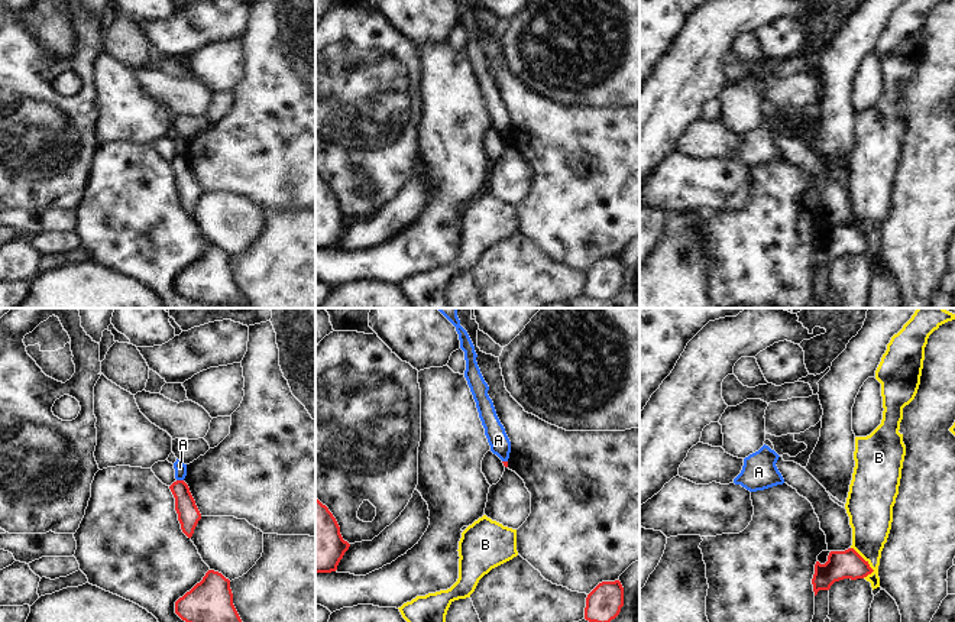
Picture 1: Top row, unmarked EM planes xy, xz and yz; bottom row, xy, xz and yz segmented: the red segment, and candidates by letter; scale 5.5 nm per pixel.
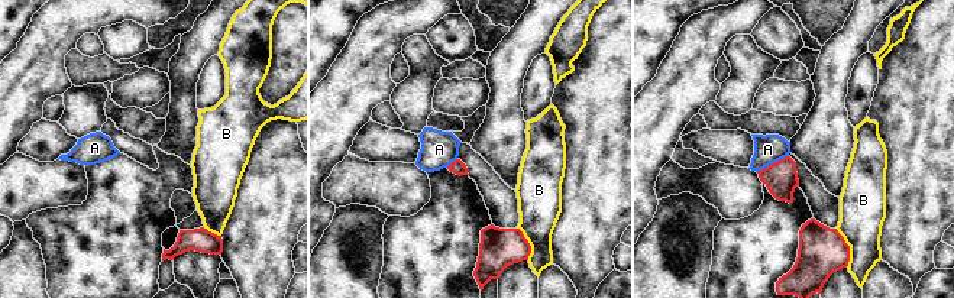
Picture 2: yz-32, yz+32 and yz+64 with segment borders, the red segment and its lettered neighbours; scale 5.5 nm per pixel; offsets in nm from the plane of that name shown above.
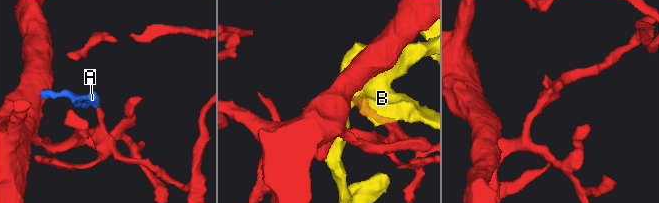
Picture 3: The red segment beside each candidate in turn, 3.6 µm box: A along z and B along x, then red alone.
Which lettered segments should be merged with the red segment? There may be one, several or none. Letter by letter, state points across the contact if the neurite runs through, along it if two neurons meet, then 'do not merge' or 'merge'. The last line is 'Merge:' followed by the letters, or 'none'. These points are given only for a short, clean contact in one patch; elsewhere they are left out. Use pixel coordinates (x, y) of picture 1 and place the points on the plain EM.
A: along xy (177, 155), (183, 156) | do not merge
B: do not merge
Merge: none

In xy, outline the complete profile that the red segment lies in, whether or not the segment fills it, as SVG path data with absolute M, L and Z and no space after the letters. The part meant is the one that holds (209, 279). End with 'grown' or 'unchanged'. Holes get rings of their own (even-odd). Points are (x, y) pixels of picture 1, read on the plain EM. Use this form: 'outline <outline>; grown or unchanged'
outline M214 246L175 278L175 289L187 299L211 307L250 308L233 281L230 256Z; unchanged

